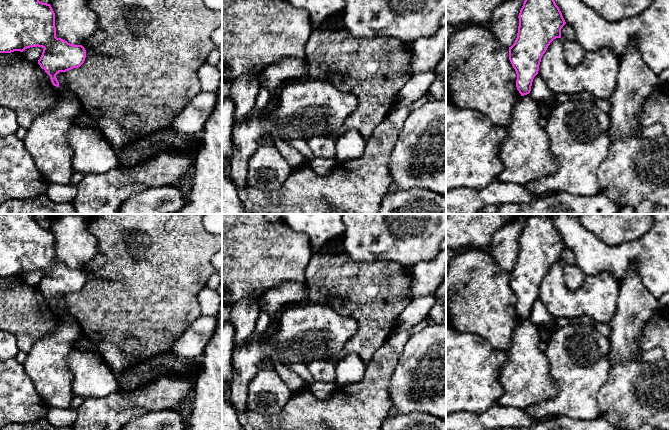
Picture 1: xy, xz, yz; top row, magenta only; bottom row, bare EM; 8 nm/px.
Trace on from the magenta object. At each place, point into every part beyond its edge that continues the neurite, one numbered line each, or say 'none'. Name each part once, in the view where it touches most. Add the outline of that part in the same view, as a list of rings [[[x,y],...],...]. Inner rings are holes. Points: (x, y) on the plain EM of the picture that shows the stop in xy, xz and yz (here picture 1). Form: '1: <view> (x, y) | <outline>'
none

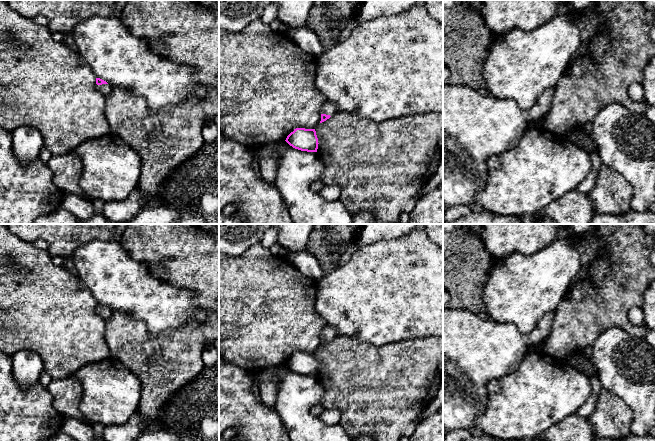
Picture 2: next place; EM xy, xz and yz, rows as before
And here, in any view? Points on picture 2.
1: xy (105, 313) | [[[109,308],[97,309],[97,313],[101,318],[107,321],[112,315],[112,310]]]

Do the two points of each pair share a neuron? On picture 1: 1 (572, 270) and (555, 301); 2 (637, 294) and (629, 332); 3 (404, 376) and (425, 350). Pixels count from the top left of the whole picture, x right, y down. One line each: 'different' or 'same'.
1: different
2: same
3: same

